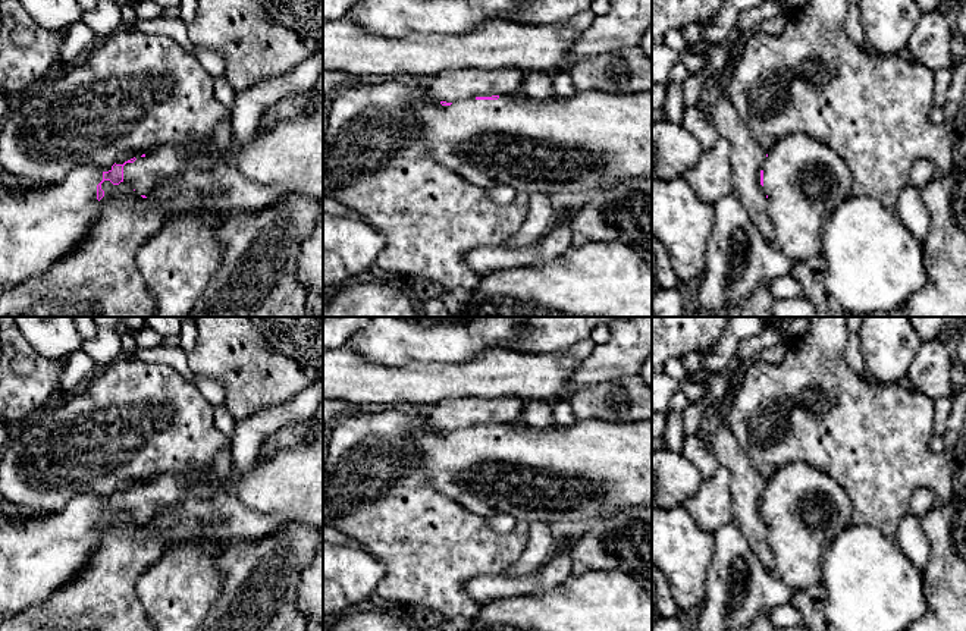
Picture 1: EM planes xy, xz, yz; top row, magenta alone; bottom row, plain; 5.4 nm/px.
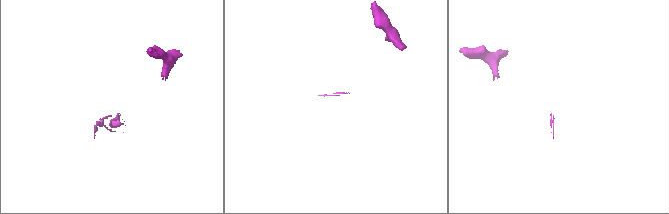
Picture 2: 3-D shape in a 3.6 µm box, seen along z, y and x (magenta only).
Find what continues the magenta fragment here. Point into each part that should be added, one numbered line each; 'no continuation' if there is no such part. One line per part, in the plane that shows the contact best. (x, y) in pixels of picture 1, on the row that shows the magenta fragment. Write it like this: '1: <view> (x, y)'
1: xy (38, 228)

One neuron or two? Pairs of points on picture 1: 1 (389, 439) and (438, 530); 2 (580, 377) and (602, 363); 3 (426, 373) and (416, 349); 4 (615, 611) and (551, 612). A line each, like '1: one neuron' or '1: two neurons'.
1: one neuron
2: one neuron
3: two neurons
4: one neuron

